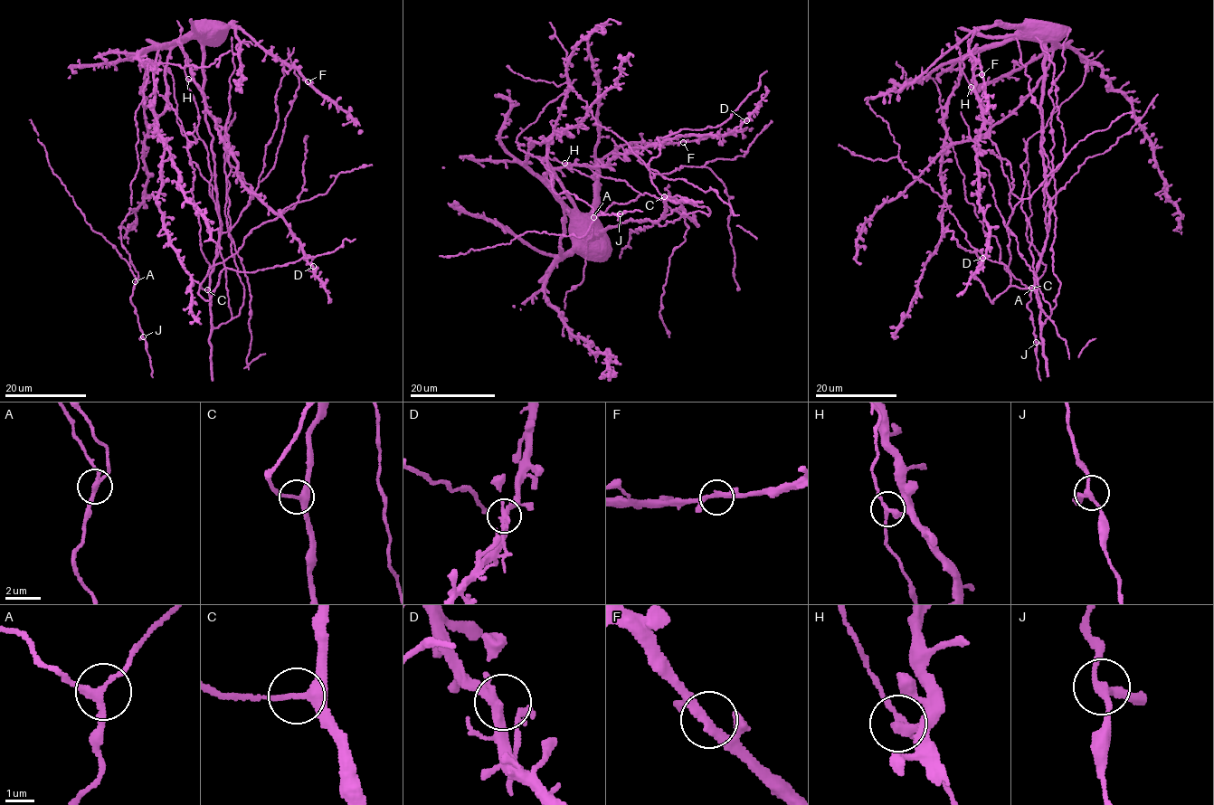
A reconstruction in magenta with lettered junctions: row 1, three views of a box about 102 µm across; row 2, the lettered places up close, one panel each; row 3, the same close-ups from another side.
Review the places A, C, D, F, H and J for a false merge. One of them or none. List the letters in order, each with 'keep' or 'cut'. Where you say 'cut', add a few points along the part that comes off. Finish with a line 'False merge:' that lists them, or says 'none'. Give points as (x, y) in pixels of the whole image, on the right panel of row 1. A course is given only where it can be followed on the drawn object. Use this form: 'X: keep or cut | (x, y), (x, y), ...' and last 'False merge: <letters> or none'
A: keep
C: keep
D: keep
F: keep
H: keep
J: keep
False merge: none

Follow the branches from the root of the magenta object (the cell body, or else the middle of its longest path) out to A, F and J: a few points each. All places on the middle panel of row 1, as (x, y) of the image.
A: (584, 231), (525, 165), (533, 146), (519, 146), (544, 160), (554, 192), (573, 194), (593, 217)
F: (584, 231), (583, 224), (587, 221), (595, 221), (596, 165), (623, 145), (683, 142)
J: (584, 231), (525, 165), (533, 146), (519, 146), (544, 160), (554, 193), (573, 194), (593, 216), (620, 213)

